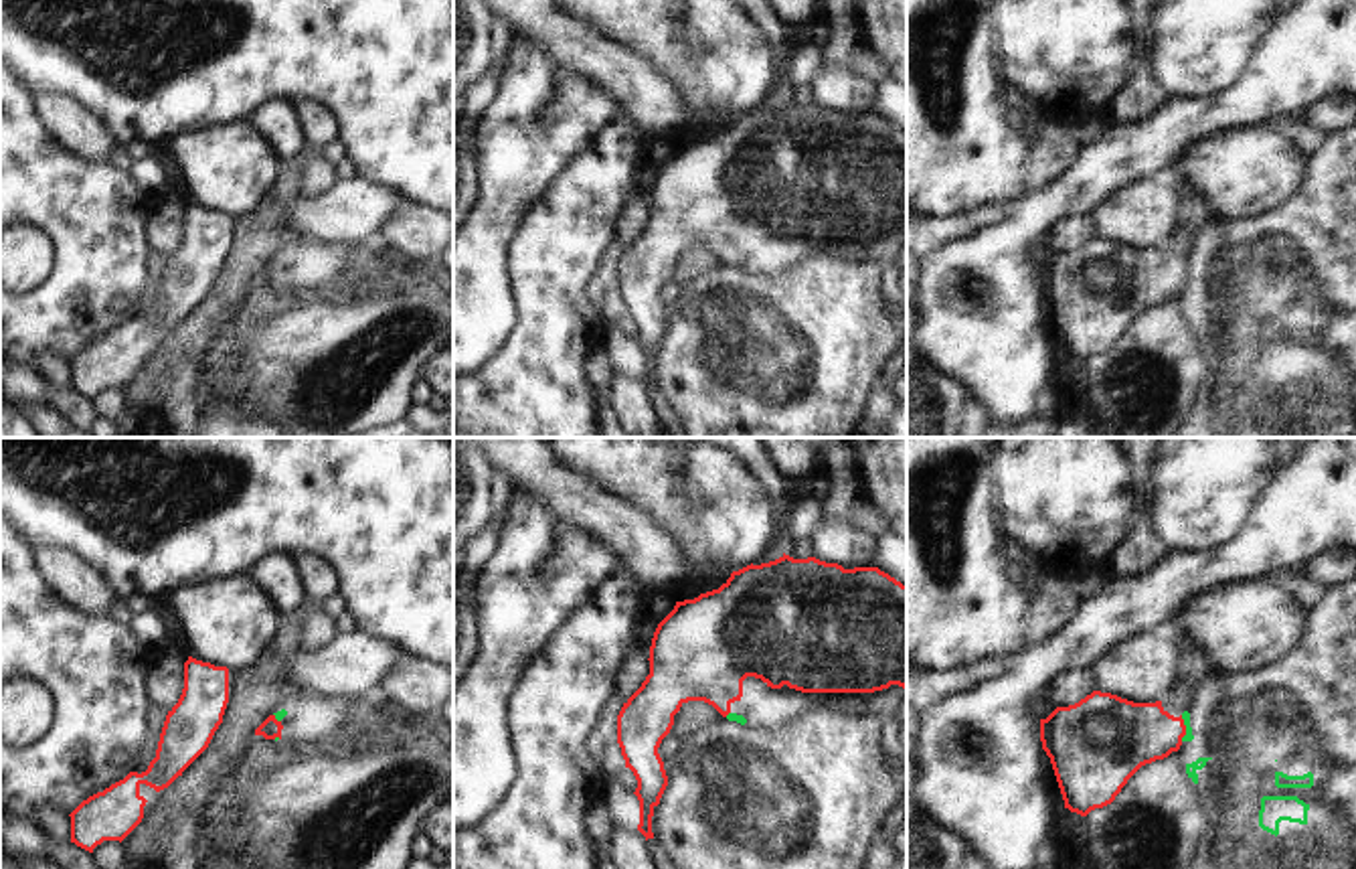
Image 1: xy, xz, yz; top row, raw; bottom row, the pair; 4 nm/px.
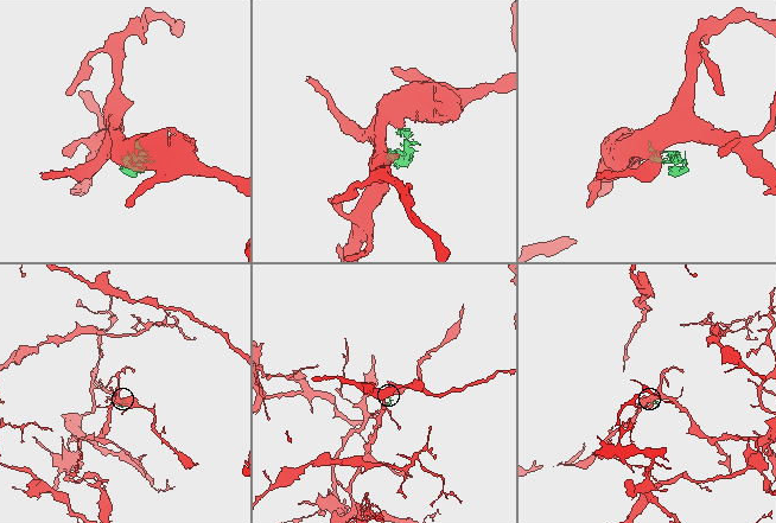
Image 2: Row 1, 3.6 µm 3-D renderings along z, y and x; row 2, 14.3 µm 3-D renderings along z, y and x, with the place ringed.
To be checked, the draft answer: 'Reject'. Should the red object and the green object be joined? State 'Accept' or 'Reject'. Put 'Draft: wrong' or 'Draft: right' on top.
Draft: right
Reject.

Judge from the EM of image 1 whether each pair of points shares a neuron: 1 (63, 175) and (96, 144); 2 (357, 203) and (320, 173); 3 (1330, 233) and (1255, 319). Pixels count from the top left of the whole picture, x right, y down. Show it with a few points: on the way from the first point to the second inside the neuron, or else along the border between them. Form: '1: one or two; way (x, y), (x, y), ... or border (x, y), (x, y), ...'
1: two; border (45, 126), (73, 154), (100, 163)
2: two; border (336, 181), (318, 195), (300, 195)
3: one; way (1310, 254), (1265, 298)

